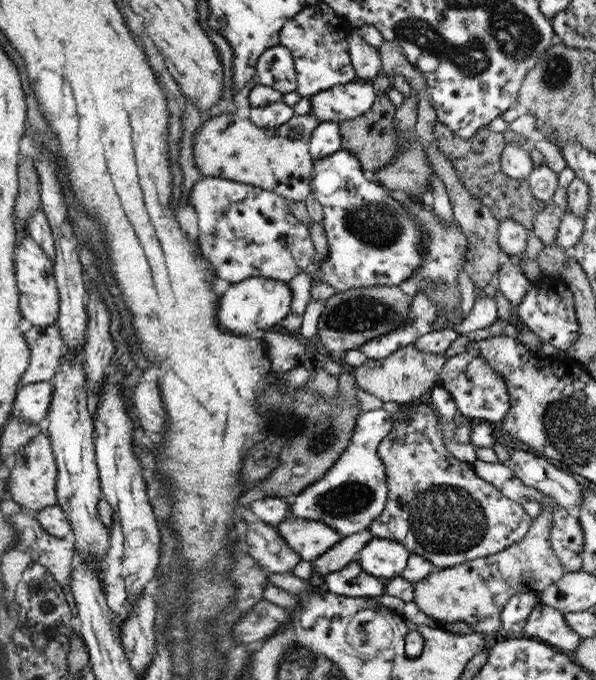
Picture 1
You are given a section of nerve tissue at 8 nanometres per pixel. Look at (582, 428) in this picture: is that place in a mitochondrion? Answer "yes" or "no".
yes

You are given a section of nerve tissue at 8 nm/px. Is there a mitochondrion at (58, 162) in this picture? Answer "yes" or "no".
no

